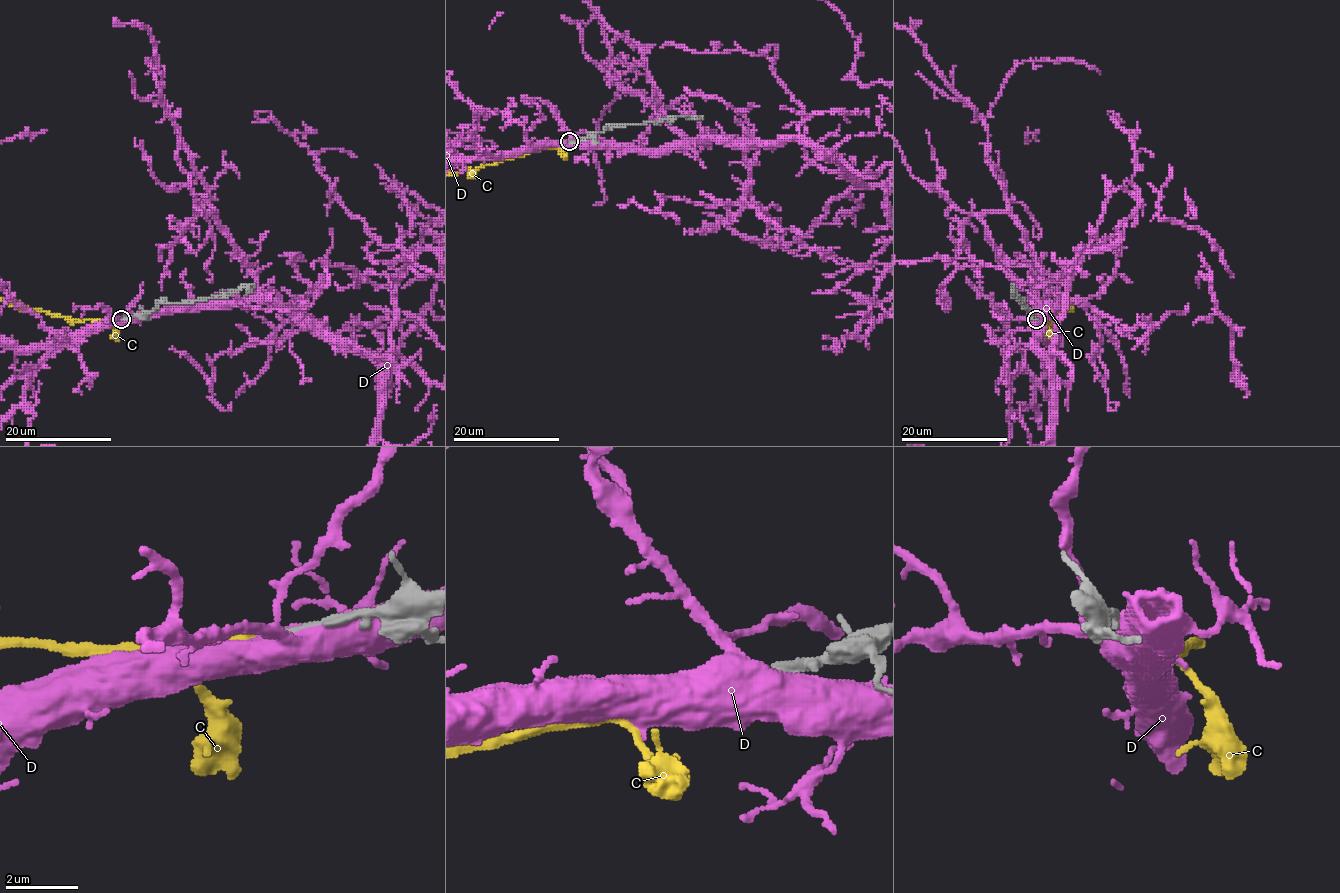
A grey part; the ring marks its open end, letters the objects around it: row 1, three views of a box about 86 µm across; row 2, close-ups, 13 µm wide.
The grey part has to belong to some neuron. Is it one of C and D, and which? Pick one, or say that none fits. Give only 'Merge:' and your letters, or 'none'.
Merge: C

